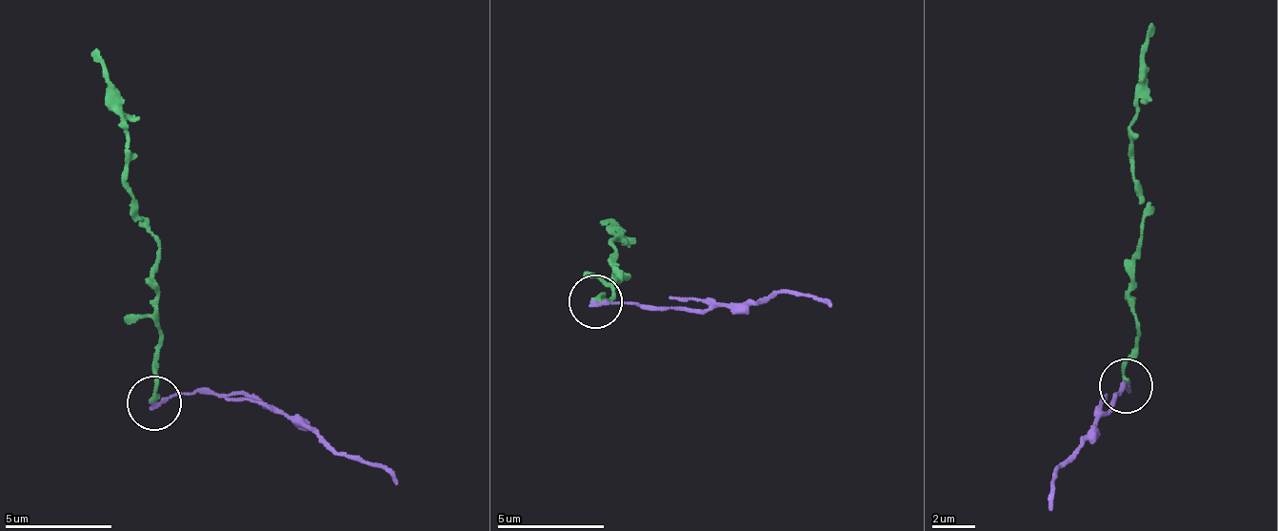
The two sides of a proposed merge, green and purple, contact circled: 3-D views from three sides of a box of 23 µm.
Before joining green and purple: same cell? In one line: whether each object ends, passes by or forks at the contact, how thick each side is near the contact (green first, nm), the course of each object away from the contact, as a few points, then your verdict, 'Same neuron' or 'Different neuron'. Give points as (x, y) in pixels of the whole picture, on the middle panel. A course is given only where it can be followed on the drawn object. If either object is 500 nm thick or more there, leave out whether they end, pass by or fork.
At the ring green ends. At the ring purple ends. Thickness 200 nm (green) against 200 nm. Course of green: (594, 302), (599, 292), (609, 302), (621, 274), (628, 275), (613, 238), (624, 229), (608, 218). Course of purple: (594, 302), (623, 301), (702, 310), (720, 305), (750, 308), (782, 291), (817, 294), (829, 305). Different neuron

